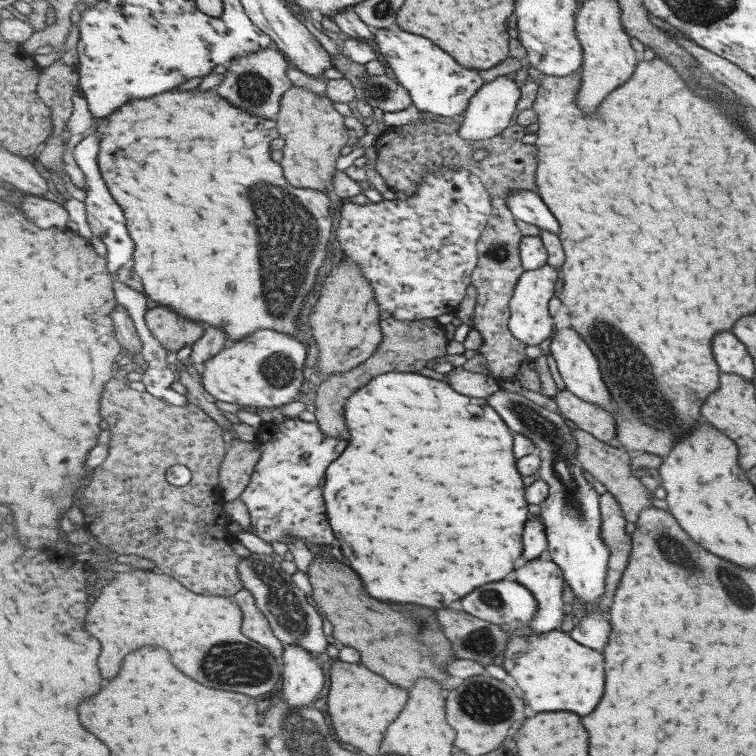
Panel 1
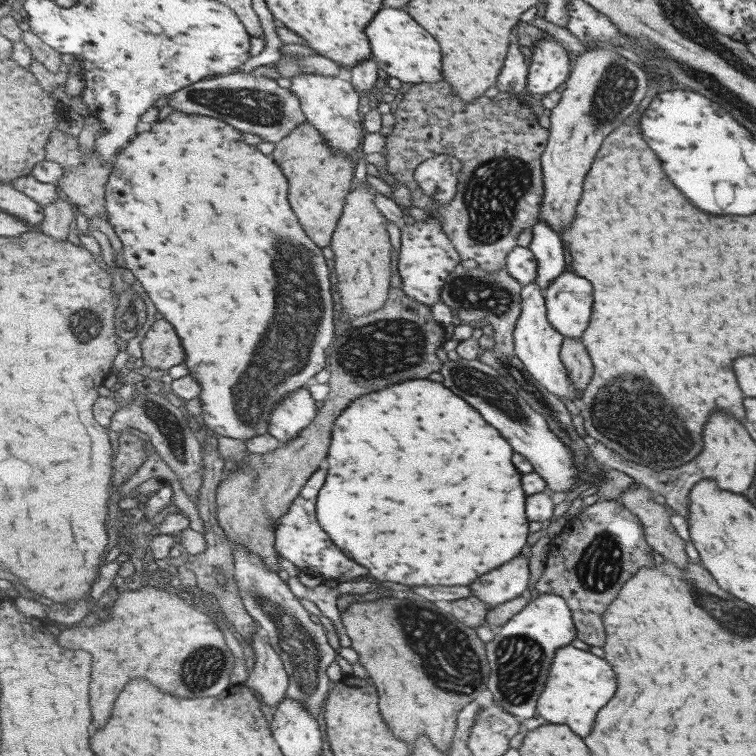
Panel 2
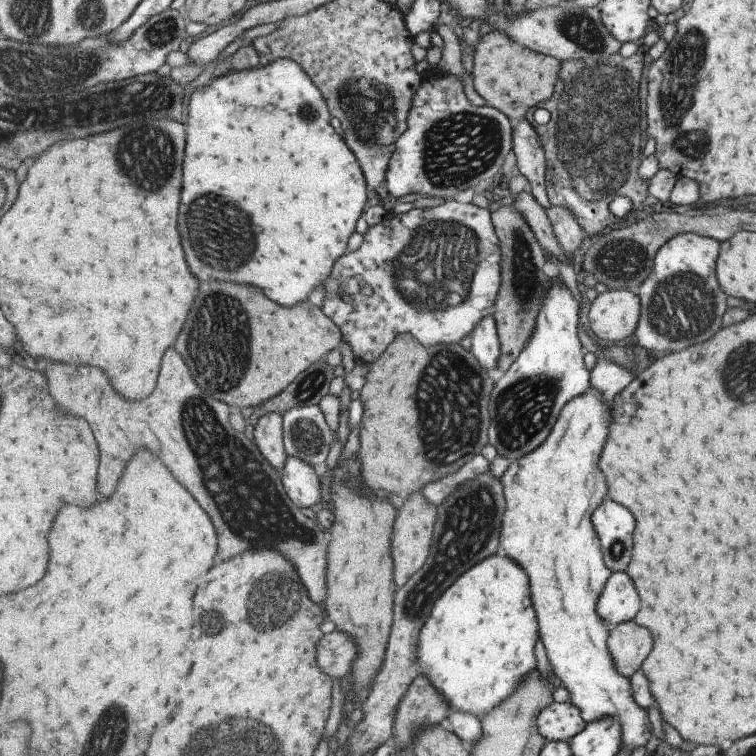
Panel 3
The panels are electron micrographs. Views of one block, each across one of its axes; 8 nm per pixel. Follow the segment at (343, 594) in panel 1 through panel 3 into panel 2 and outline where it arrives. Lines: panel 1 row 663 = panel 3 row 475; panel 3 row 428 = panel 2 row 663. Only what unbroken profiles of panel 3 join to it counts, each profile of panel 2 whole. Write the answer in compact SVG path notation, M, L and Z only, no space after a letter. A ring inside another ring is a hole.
M381 598L375 602L353 602L340 613L340 618L352 648L361 654L361 664L365 664L367 672L381 690L380 709L388 725L393 726L393 732L411 744L421 734L427 735L444 753L449 752L459 712L489 688L492 668L486 642L479 638L474 628L455 618L452 611L443 612L429 600L417 602L407 598Z

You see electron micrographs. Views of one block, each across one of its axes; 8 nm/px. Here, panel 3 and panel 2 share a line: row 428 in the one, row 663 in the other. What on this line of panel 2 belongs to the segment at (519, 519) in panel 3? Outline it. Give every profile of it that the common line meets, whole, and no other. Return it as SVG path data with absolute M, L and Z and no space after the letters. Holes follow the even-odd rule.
M567 645L556 652L554 663L549 673L545 690L541 693L537 712L555 724L567 724L577 730L581 736L589 736L597 712L609 704L609 700L617 692L617 676L613 666L605 660L595 656L590 650L580 650Z

